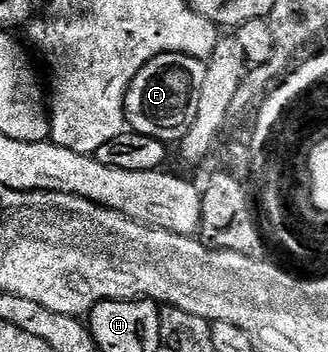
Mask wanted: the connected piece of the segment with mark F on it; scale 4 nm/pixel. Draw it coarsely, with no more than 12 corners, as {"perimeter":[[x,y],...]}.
{"perimeter":[[166,53],[137,71],[127,125],[182,141],[197,119],[207,66]]}

